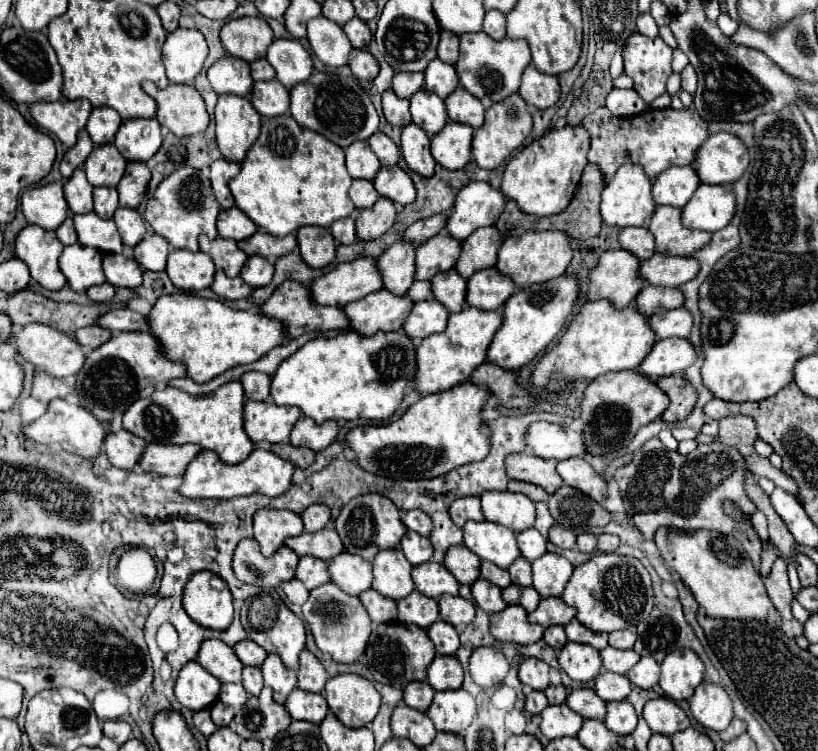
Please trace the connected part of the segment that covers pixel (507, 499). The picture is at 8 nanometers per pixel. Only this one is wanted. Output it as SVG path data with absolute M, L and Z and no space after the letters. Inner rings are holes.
M486 491L480 495L480 499L486 521L504 525L508 529L514 529L516 533L534 525L536 519L534 501L522 493Z

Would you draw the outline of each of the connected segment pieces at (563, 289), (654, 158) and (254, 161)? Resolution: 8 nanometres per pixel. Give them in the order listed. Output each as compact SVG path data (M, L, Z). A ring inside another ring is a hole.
M564 273L558 279L550 279L546 283L534 283L534 287L526 287L526 291L516 291L504 303L504 323L492 339L492 345L488 349L488 361L504 369L520 369L530 363L558 337L564 323L572 315L578 297L580 283L572 273Z
M600 107L584 117L582 125L586 125L592 135L588 161L596 163L606 179L610 179L624 163L642 165L650 179L670 165L692 165L694 151L698 151L708 137L706 119L702 119L694 109L646 109L636 117L614 117L608 109Z
M290 115L262 121L260 137L240 167L240 173L230 179L236 205L270 235L284 237L304 225L326 227L354 211L348 199L352 179L344 165L344 151L324 135L298 127Z

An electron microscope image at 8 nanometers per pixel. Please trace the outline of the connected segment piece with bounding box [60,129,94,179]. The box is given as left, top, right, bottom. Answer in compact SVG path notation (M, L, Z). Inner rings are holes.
M82 129L78 133L78 143L64 153L64 159L62 159L62 165L60 165L60 173L62 173L64 179L70 179L70 175L74 173L74 169L78 169L78 167L84 165L84 161L90 155L92 147L94 147L94 143L92 143L88 131Z

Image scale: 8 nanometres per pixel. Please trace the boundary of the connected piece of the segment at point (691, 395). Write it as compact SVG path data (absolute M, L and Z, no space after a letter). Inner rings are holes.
M668 375L666 379L658 379L656 383L670 397L670 405L664 411L662 419L668 423L686 419L694 409L694 403L698 401L698 393L694 391L694 387L682 375Z

